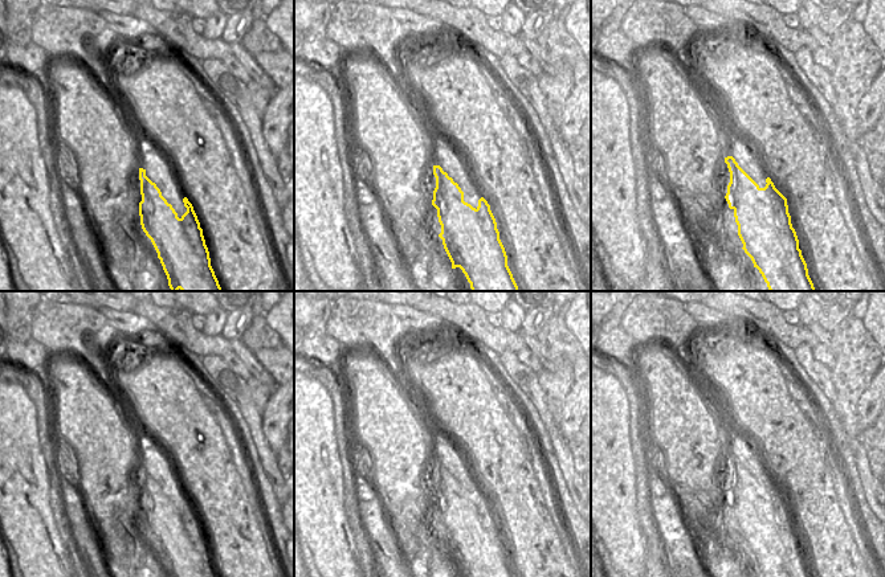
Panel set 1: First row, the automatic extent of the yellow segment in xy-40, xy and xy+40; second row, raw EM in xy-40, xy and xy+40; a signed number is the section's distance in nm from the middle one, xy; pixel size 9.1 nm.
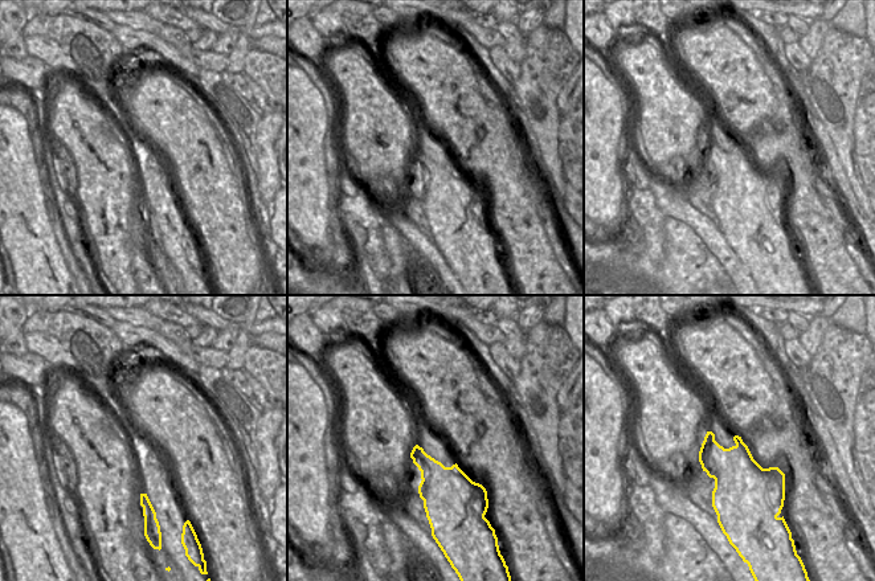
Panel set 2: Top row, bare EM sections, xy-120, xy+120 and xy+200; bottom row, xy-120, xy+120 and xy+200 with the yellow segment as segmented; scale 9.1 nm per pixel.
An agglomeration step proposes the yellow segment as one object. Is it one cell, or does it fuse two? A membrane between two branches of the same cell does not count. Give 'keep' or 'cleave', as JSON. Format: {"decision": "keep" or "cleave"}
{"decision": "cleave"}

